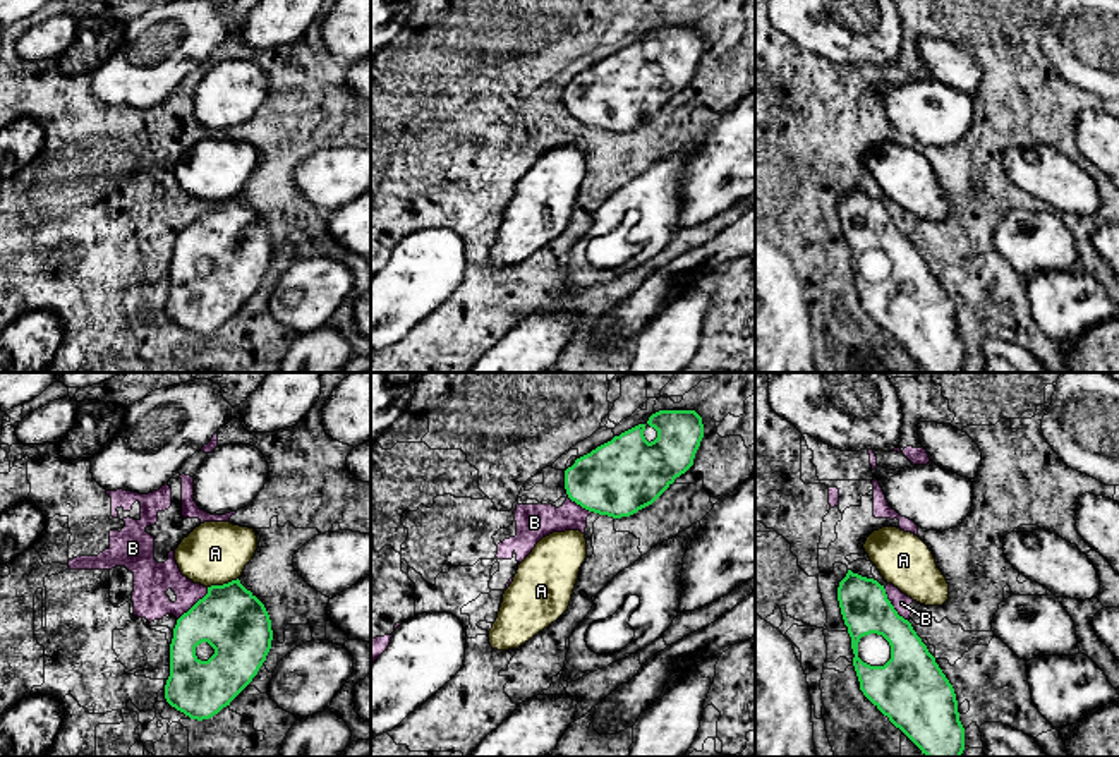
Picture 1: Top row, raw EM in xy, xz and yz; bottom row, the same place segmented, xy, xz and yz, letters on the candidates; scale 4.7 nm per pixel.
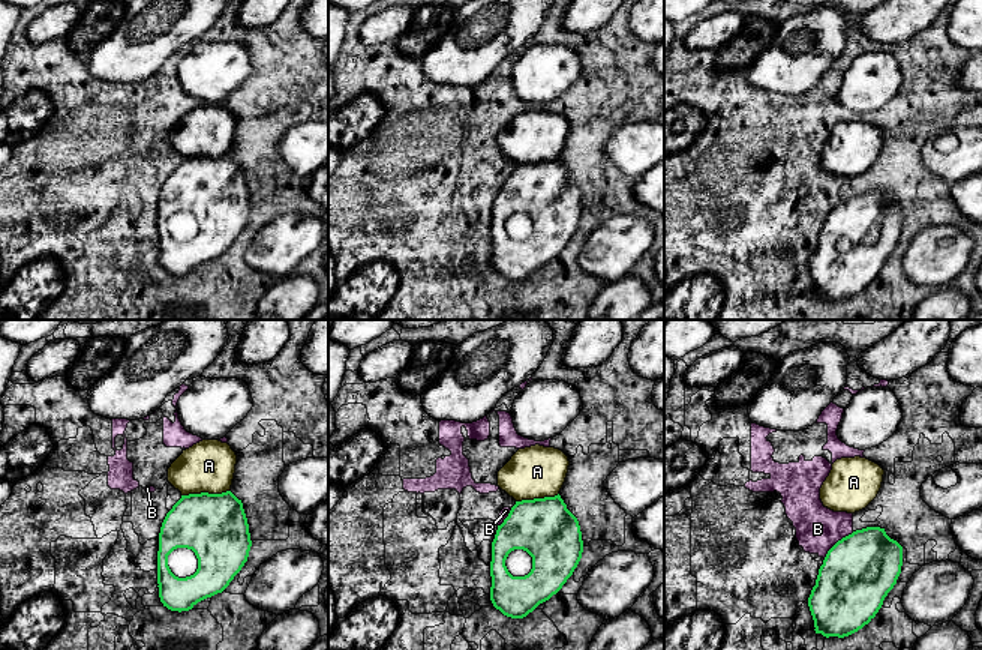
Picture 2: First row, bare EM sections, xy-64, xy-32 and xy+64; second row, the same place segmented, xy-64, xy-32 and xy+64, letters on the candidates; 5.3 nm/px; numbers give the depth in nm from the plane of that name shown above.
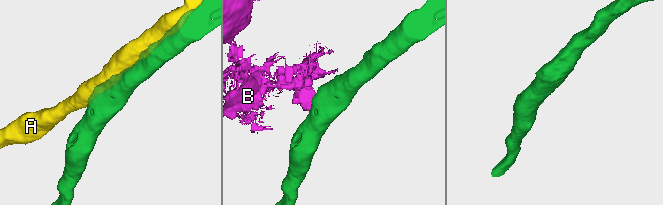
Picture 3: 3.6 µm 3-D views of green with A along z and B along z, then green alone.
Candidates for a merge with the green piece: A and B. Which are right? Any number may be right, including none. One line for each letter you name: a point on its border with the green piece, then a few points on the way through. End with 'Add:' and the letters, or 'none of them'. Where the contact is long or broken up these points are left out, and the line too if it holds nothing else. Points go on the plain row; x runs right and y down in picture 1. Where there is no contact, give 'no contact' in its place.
Add: none of them

